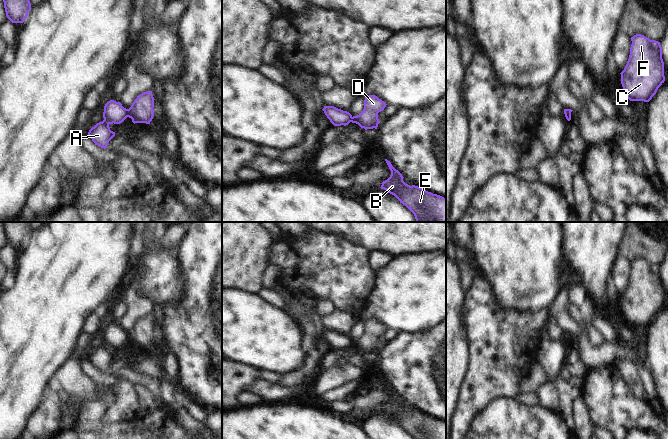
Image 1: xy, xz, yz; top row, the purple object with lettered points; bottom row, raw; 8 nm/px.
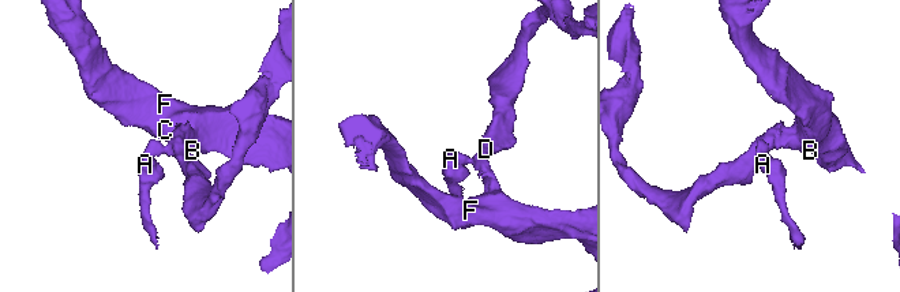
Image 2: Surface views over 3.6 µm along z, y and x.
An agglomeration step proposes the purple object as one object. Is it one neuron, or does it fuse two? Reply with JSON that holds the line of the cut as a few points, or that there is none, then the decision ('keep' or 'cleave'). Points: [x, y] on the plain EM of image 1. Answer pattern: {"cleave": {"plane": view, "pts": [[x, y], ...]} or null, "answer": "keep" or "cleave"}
{"cleave": {"plane": "xy", "pts": [[126, 333], [127, 340]]}, "answer": "cleave"}

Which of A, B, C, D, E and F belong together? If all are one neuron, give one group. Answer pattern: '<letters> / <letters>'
A / B C D E F

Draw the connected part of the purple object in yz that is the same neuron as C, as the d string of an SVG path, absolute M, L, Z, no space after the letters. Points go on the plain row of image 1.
M641 258L631 261L630 279L621 298L621 308L630 325L649 326L664 307L660 266Z

